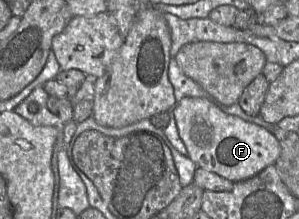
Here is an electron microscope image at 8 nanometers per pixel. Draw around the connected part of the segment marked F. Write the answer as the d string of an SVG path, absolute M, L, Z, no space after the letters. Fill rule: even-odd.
M185 97L175 107L179 135L188 156L198 165L232 182L239 182L275 164L281 153L279 140L266 128L227 114L206 98Z

